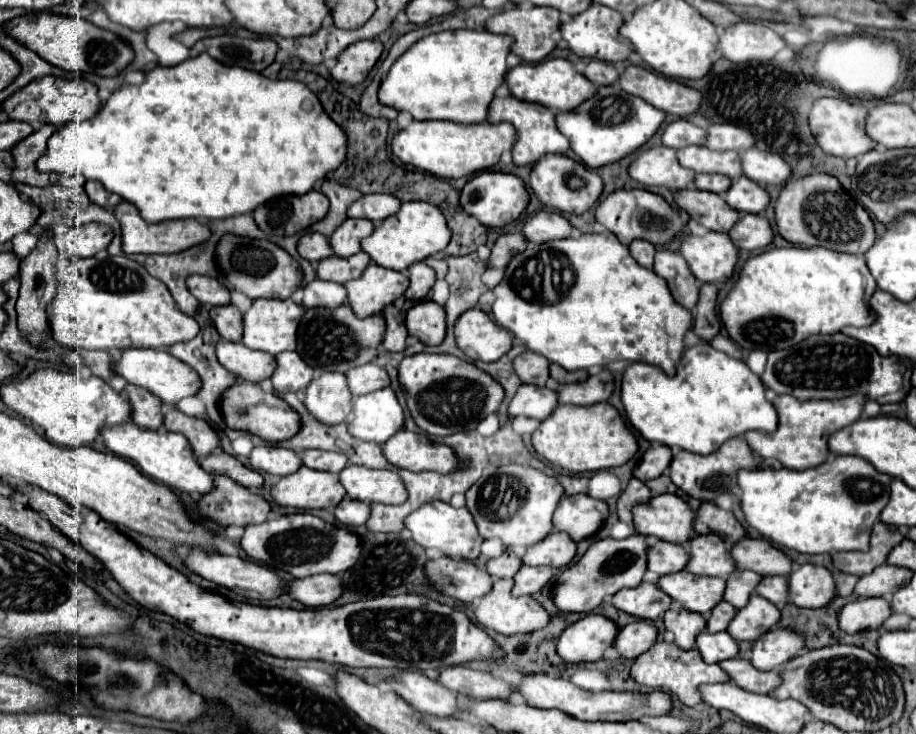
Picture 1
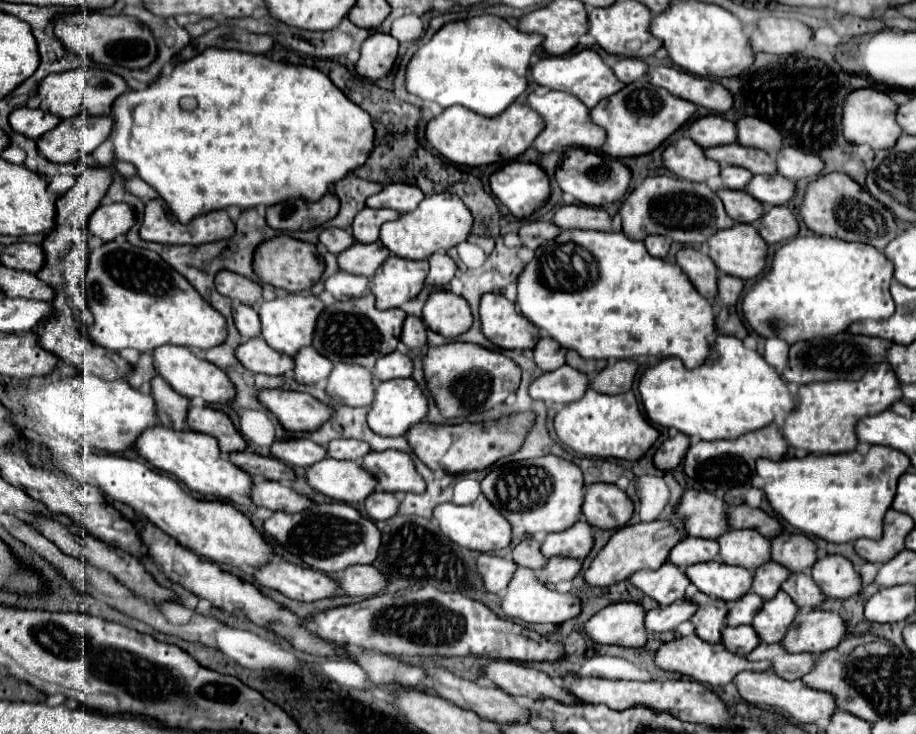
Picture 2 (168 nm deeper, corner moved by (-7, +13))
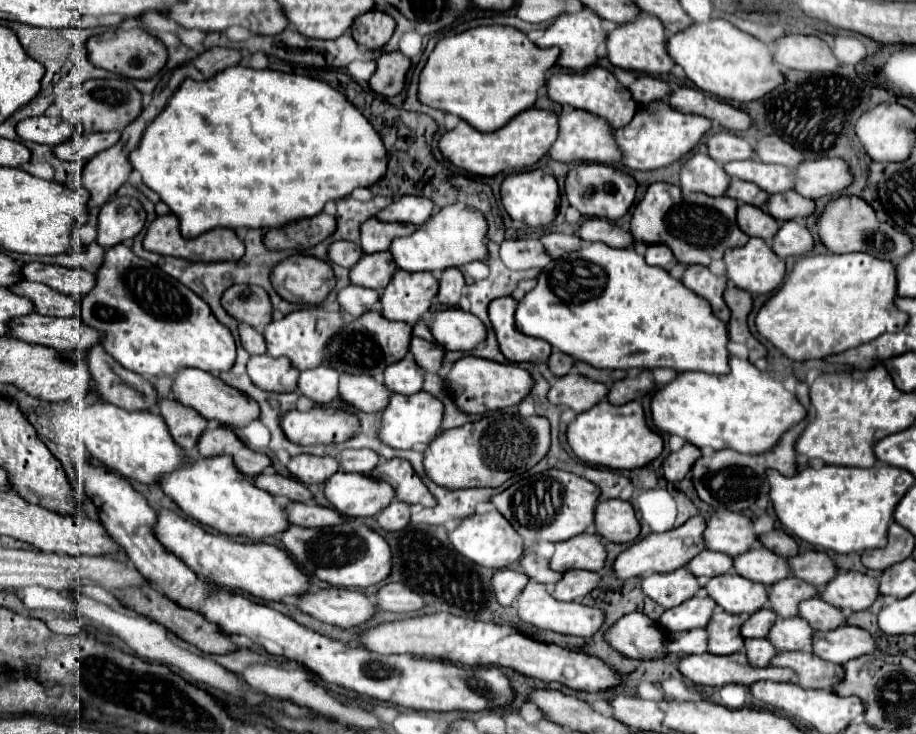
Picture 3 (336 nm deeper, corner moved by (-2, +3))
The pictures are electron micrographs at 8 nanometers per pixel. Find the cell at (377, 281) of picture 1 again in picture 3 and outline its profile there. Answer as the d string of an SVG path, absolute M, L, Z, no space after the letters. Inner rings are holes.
M398 270L380 296L382 316L416 324L430 310L432 298L438 294L438 280L432 272Z

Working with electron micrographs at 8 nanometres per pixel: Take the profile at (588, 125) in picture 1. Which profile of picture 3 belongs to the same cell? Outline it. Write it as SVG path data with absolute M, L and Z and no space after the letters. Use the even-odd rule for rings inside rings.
M650 102L646 106L638 106L632 122L620 130L614 130L614 138L624 152L622 164L632 170L656 170L678 162L690 150L694 150L700 138L712 128L712 122L704 116L682 114L666 102Z

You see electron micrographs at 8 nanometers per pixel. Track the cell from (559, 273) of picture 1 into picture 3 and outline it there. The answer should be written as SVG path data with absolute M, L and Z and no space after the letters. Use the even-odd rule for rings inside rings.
M590 242L574 254L552 260L540 272L538 284L528 292L516 310L516 326L526 336L542 338L554 348L570 354L574 360L592 364L594 368L674 368L678 372L728 374L728 330L714 314L708 300L688 290L680 280L672 278L664 268L648 266L644 256L634 248L610 248L602 242Z

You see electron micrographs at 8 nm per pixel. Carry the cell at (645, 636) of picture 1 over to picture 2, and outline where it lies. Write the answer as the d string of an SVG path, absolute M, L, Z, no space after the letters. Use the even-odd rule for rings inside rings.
M679 600L665 608L655 608L645 614L645 630L647 632L669 632L675 630L681 622L691 618L691 612L695 612L695 604Z

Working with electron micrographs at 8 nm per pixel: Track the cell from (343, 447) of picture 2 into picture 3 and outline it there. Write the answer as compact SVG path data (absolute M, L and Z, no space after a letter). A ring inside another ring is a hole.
M344 450L340 460L340 470L344 472L360 472L360 474L372 474L376 468L380 456L374 450Z

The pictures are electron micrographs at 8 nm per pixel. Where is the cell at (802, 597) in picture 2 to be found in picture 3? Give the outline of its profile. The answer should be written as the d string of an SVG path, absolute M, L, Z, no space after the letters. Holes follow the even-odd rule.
M812 598L800 604L800 616L818 632L826 630L836 630L846 624L846 614L840 608L834 608L822 598Z

